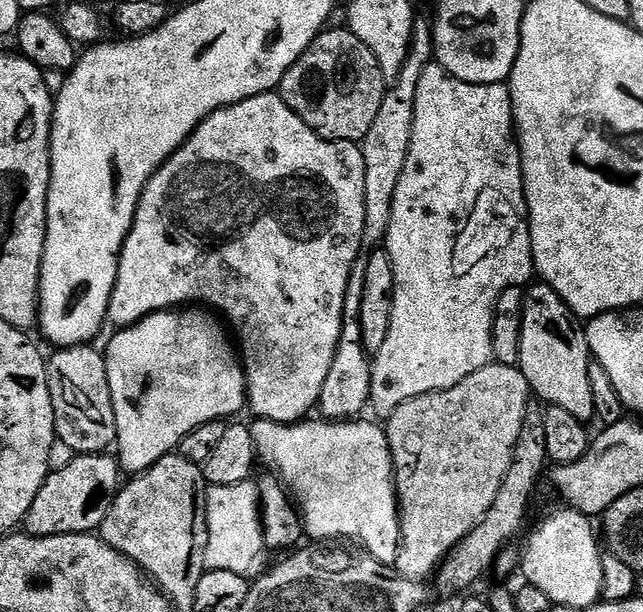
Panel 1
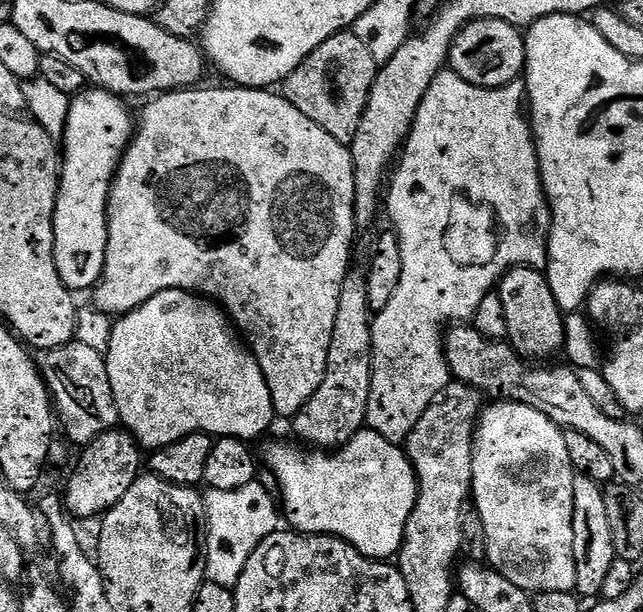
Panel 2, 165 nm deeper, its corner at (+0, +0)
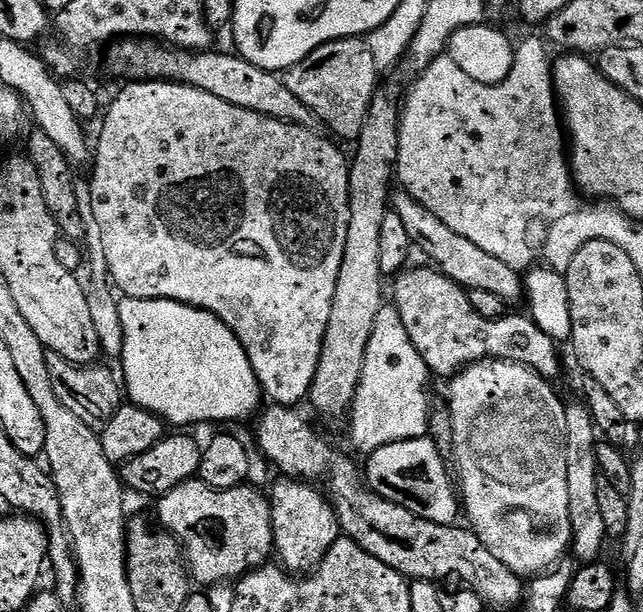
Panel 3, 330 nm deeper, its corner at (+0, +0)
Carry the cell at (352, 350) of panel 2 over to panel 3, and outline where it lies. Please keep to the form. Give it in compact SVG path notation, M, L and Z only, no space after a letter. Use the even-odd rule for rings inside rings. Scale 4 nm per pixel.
M280 478L271 488L272 546L275 559L293 574L314 571L322 562L322 558L326 558L330 546L334 546L334 542L342 538L340 523L332 504L323 491L312 482Z

